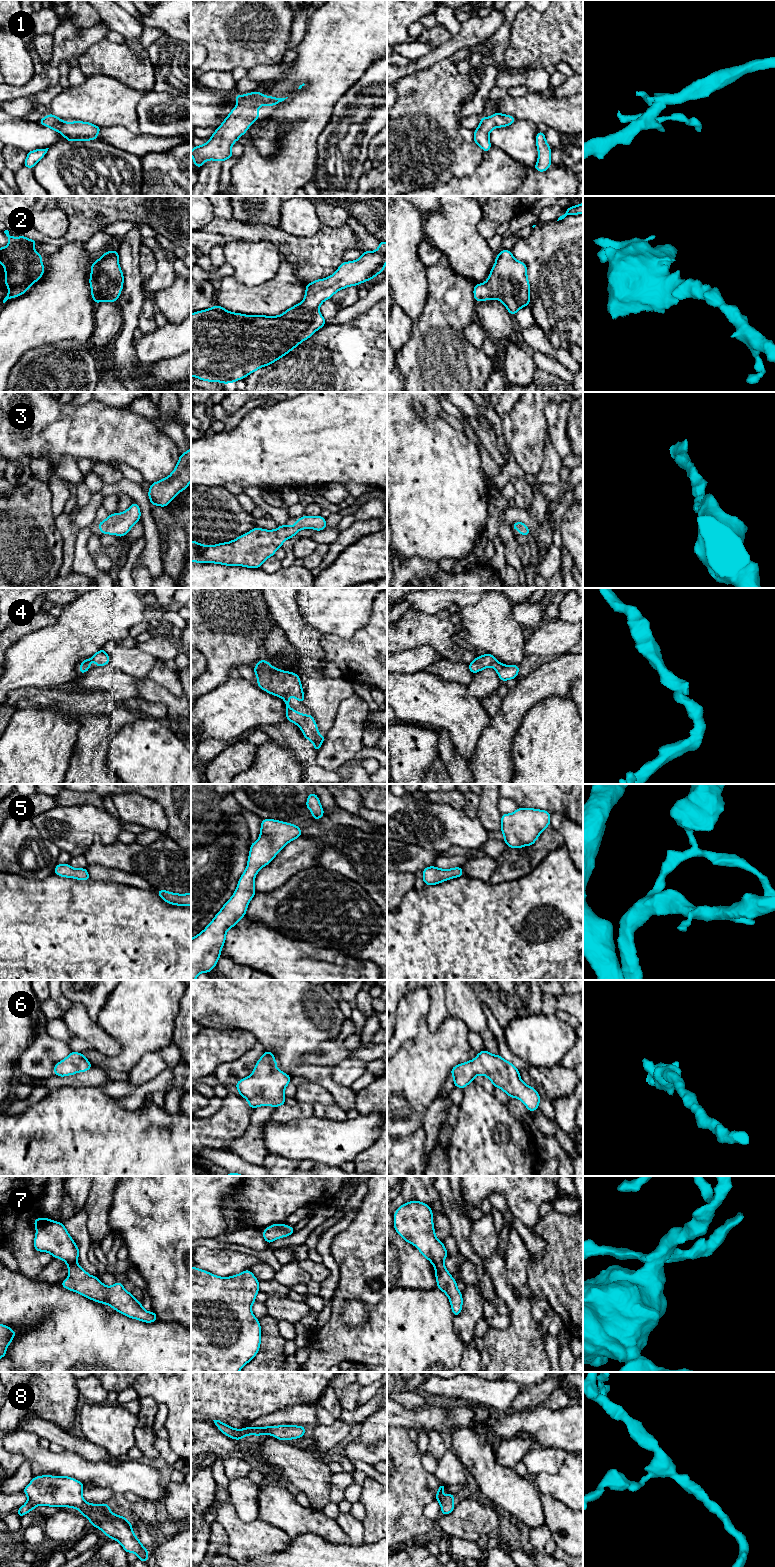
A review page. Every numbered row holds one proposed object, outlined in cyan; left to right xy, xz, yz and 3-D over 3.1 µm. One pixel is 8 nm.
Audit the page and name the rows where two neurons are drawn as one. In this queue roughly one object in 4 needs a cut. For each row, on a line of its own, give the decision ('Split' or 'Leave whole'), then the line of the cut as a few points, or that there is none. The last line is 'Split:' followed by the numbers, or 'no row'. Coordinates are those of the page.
1: Leave whole. No split
2: Leave whole. No split
3: Leave whole. No split
4: Leave whole. No split
5: Leave whole. No split
6: Leave whole. No split
7: Split. Split along xz (265, 1232), (279, 1232), (282, 1236)
8: Leave whole. No split
Split: 7

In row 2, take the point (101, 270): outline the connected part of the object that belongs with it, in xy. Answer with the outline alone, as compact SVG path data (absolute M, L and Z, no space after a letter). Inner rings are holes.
M118 250L104 252L103 256L91 265L89 283L96 305L102 301L116 302L123 289L123 282Z

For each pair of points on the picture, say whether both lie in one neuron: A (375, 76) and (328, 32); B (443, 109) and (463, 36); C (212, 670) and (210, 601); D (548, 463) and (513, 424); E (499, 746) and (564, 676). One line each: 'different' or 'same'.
A: different
B: different
C: same
D: different
E: same

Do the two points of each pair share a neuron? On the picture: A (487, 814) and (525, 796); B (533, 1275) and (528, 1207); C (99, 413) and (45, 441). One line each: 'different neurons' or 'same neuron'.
A: different neurons
B: different neurons
C: same neuron

